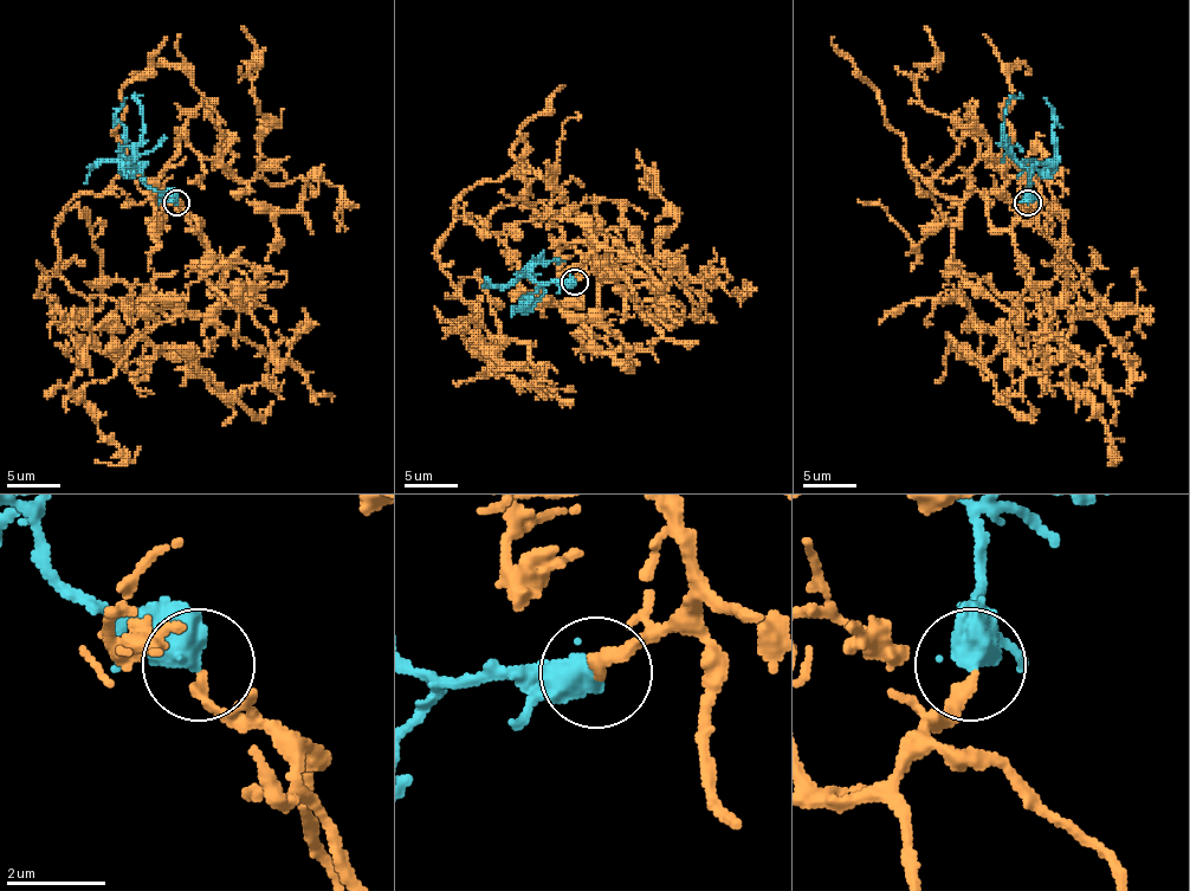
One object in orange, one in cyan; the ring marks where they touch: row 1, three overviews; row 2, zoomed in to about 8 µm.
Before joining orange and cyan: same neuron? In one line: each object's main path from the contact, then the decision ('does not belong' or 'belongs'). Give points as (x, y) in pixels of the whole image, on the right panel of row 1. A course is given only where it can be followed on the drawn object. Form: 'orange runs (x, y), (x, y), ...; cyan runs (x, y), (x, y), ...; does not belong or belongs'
orange runs (1028, 205), (998, 231), (909, 167), (951, 258), (1062, 343), (1107, 311), (1086, 282), (1132, 308), (1137, 271); cyan runs (1028, 201), (1028, 169), (1004, 135), (1004, 109), (1020, 96); belongs

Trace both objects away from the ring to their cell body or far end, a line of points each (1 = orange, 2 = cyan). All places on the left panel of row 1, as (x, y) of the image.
1: (178, 205), (196, 231), (124, 167), (79, 194), (39, 292), (76, 343), (58, 311), (178, 271)
2: (178, 201), (167, 201), (146, 183), (133, 162), (143, 135), (143, 109), (133, 98), (143, 96)

